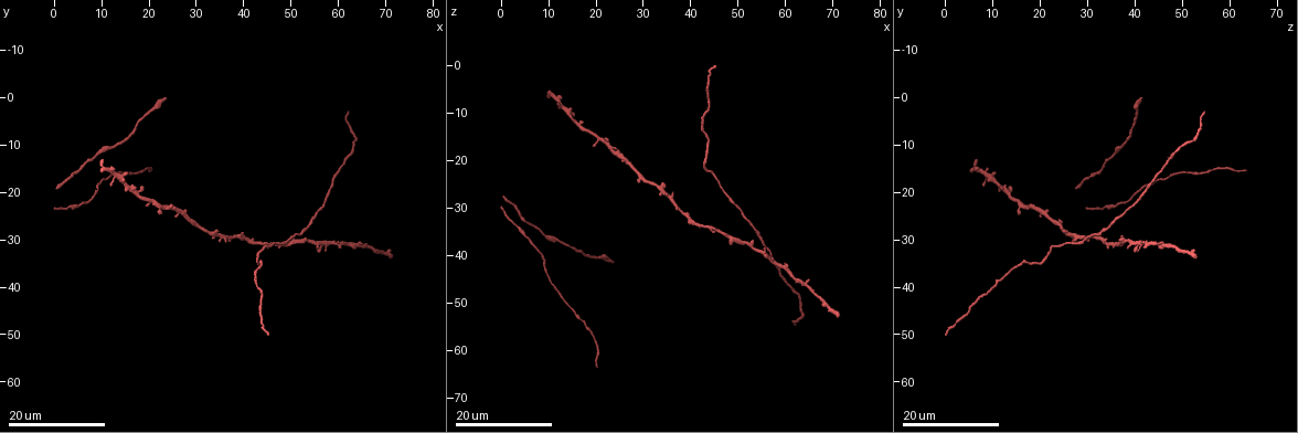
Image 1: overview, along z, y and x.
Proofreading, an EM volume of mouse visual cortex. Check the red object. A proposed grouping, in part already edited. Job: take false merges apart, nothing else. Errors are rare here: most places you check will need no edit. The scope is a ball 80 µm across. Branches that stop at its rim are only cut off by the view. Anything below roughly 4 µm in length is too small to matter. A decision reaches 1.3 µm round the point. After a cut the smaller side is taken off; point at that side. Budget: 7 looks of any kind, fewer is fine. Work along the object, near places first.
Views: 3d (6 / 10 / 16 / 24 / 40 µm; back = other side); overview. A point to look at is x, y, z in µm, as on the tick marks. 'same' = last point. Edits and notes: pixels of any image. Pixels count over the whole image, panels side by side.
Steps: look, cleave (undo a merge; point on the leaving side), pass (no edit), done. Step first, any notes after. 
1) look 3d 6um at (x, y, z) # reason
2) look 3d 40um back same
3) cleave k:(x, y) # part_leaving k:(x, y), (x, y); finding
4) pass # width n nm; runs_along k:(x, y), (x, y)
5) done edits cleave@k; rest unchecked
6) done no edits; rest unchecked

look 3d 24um at (32.5, 28.0, 24.5)

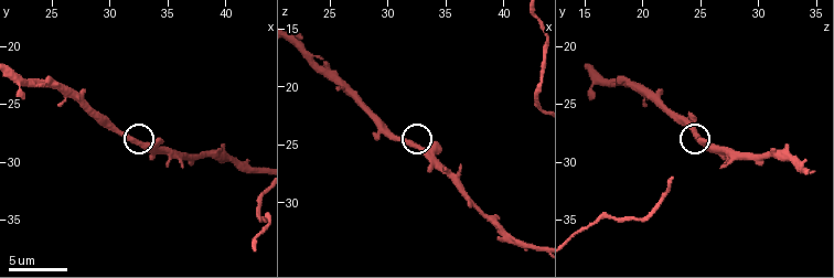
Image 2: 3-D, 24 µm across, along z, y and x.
look 3d 10um at (32.0, 28.0, 24.8) # zoom in

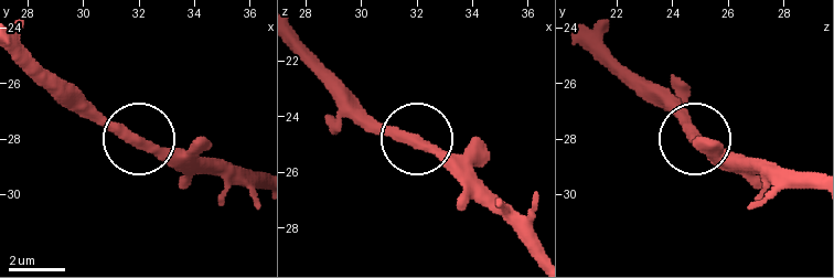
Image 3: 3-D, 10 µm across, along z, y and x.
look 3d 10um back at (32.0, 28.1, 24.7)

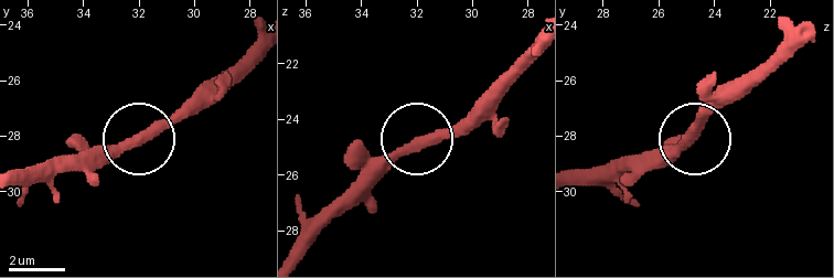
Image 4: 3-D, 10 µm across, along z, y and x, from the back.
pass # one cell here

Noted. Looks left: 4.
look 3d 16um at (16.5, 20.5, 13.5) # three arms meet

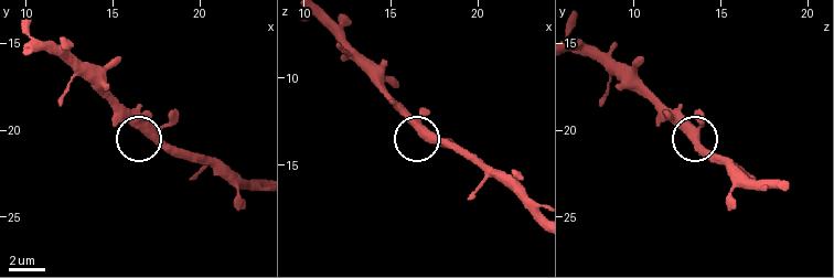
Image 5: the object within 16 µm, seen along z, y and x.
look 3d 6um at (17.0, 19.9, 13.3)

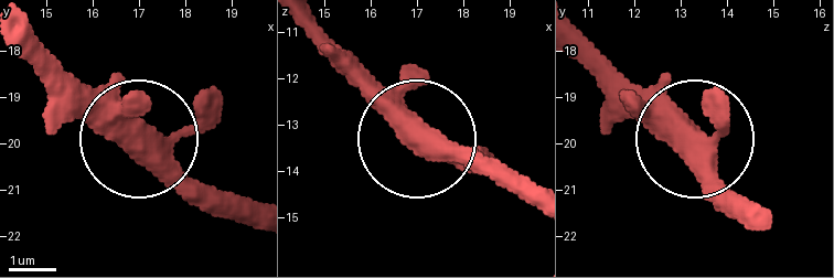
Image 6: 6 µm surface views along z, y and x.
pass # width 400 nm; runs_along 6:(762, 218), (727, 191), (707, 148), (605, 56); continuous, no second cell

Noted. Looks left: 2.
look 3d 16um at (62.5, 11.5, 48.0) # calibre changes

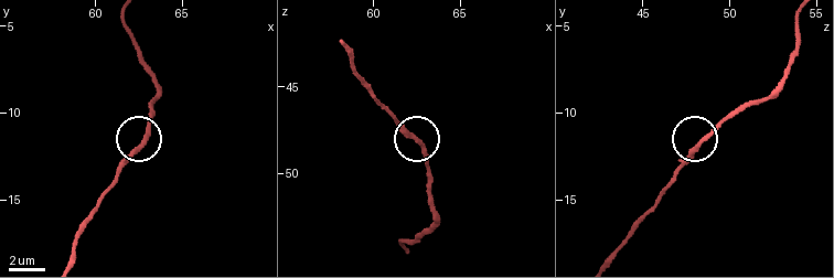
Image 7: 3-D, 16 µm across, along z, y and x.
look 3d 10um at (62.7, 11.8, 48.2) # closer look

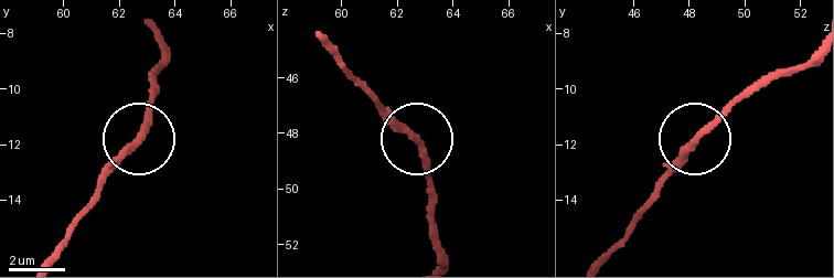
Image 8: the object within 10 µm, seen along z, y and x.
pass # width 260 nm; all the same cell

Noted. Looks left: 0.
done no edits; rest unchecked

